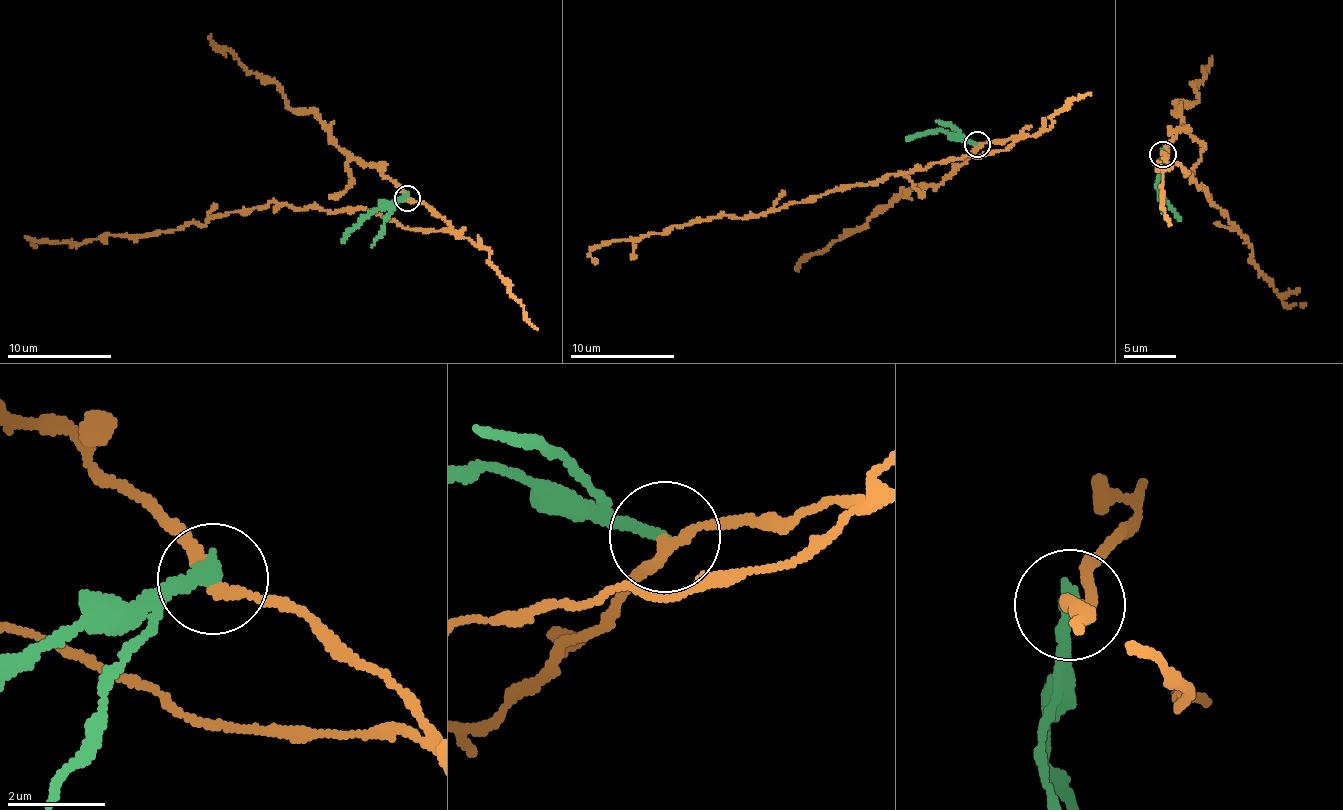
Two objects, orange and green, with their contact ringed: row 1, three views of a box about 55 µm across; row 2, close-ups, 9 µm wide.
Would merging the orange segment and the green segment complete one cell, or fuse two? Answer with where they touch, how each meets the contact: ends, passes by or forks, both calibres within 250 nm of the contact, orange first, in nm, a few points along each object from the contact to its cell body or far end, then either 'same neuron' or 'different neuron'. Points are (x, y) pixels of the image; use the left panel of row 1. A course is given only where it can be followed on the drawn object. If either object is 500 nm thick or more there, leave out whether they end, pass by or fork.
place (407, 198); orange passes by; green ends; calibres 200 and 300 nm; course orange (408, 197), (453, 230), (405, 229), (371, 209), (274, 202), (204, 226), (84, 243), (28, 237), (36, 248); course green (408, 197), (360, 217), (341, 242); different neuron

